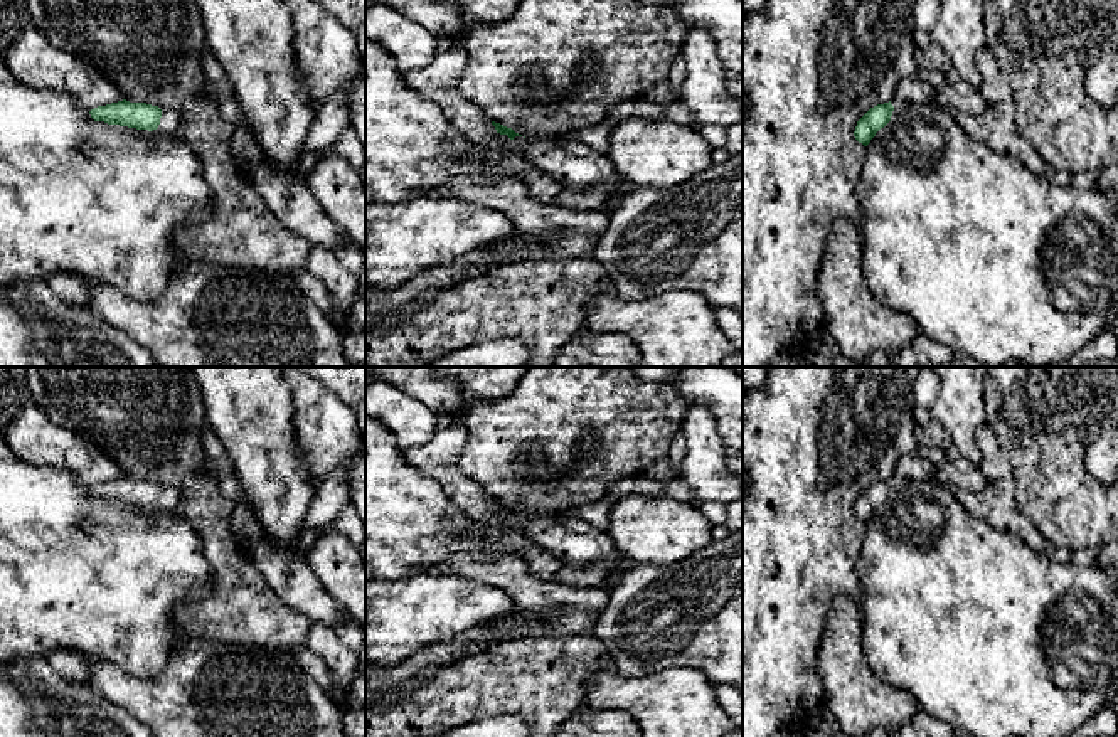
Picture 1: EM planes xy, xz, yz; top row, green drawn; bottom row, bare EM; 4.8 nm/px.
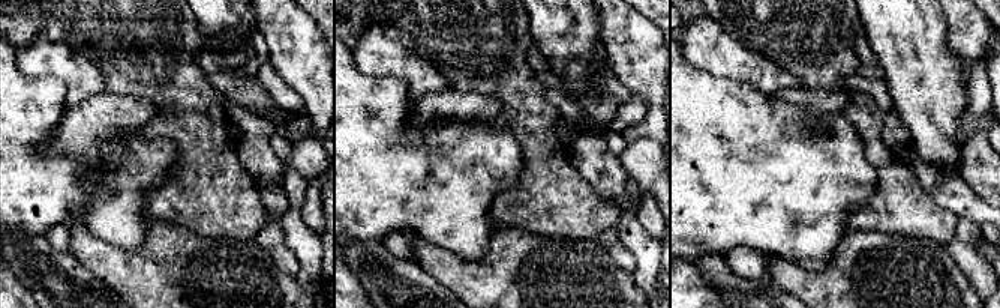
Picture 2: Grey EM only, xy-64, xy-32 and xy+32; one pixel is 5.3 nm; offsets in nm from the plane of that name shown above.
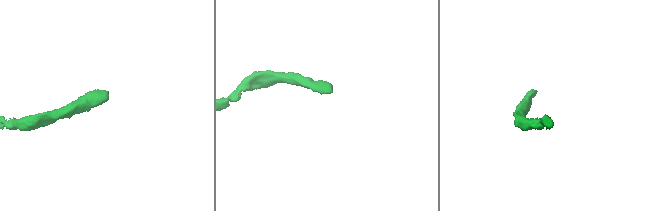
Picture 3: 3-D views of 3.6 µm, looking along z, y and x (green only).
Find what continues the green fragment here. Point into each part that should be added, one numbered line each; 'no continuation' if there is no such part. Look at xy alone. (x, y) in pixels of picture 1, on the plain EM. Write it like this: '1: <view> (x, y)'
1: xy (170, 497)

